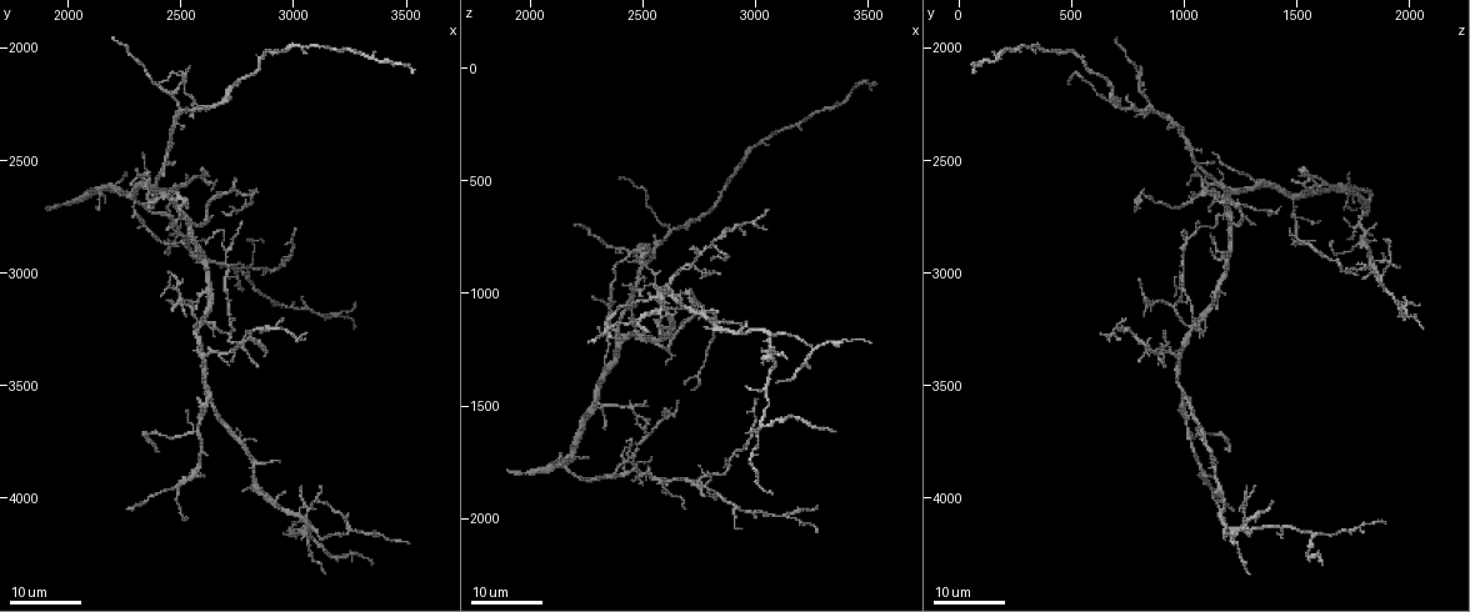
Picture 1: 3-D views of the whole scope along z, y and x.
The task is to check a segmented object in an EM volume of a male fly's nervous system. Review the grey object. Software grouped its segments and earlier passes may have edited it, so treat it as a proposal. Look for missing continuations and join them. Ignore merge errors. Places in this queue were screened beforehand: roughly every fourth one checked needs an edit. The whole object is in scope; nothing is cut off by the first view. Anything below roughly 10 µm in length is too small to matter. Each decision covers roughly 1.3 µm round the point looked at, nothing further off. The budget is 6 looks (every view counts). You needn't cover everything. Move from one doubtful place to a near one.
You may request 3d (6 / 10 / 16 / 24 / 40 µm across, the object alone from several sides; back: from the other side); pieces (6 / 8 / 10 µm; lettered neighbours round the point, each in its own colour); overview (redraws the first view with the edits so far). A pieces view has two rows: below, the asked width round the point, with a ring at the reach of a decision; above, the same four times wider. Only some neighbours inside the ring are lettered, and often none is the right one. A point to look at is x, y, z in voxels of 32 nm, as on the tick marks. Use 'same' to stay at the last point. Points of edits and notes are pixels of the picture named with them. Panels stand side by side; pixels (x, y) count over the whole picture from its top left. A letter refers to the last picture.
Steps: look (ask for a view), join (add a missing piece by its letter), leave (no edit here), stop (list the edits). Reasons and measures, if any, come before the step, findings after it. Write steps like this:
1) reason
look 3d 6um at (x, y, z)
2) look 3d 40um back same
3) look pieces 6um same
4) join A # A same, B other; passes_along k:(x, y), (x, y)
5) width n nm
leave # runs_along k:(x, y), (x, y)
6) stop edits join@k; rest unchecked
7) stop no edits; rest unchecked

end of a long branch
look 3d 24um at (2490, 2720, 780)

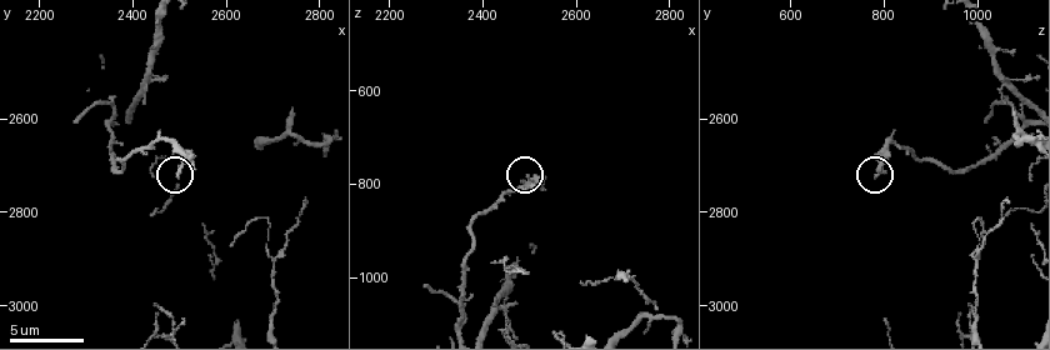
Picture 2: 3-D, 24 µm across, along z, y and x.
look pieces 8um at (2500, 2720, 780)

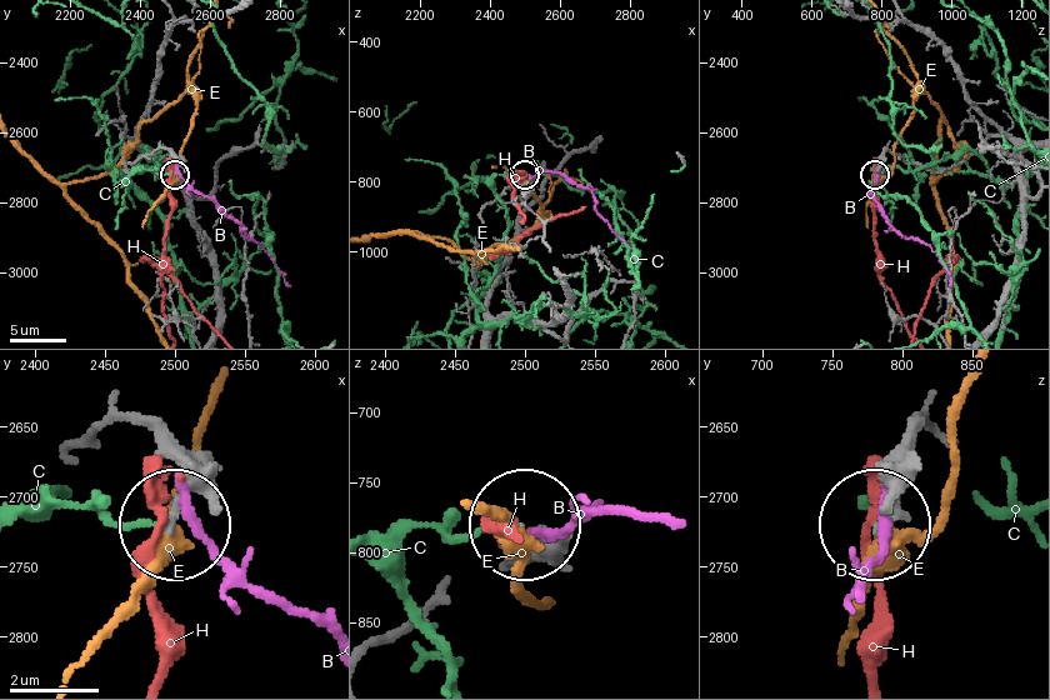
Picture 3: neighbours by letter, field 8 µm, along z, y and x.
leave # B other, C other, E other, H other; runs_along 3:(85, 445), (119, 419), (141, 426), (181, 471), (175, 524); no lettered piece goes on from it

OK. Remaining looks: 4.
look pieces 10um at (2740, 2580, 1075)

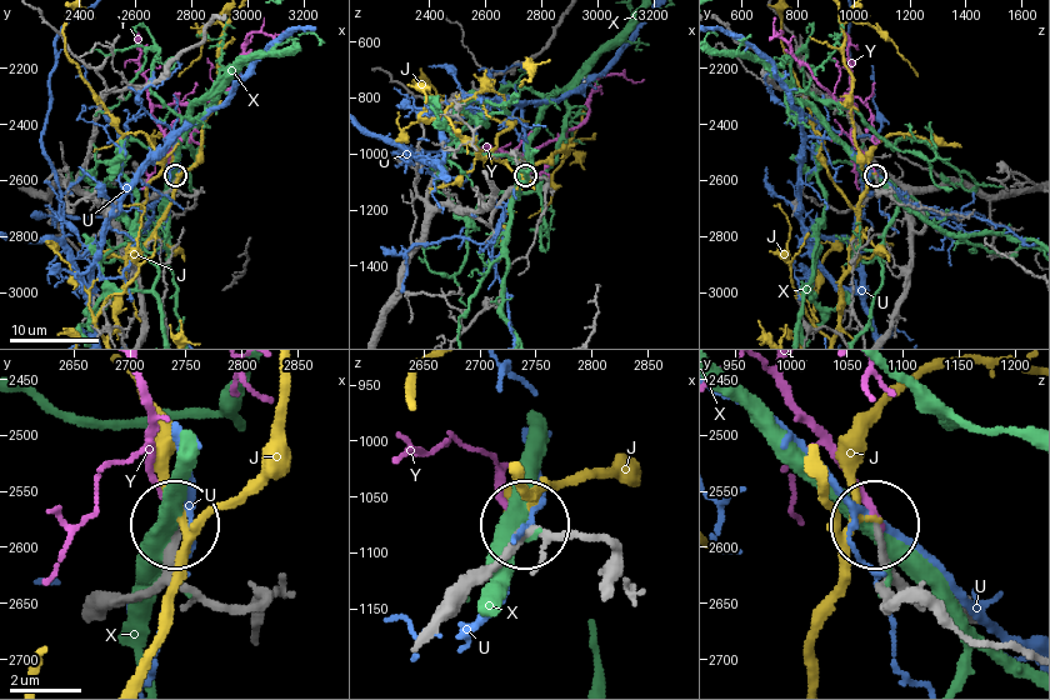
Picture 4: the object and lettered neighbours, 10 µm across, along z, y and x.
width 200 nm
join Y # J other, U other, X other, Y same; the cell continues

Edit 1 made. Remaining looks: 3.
see it whole again
look overview

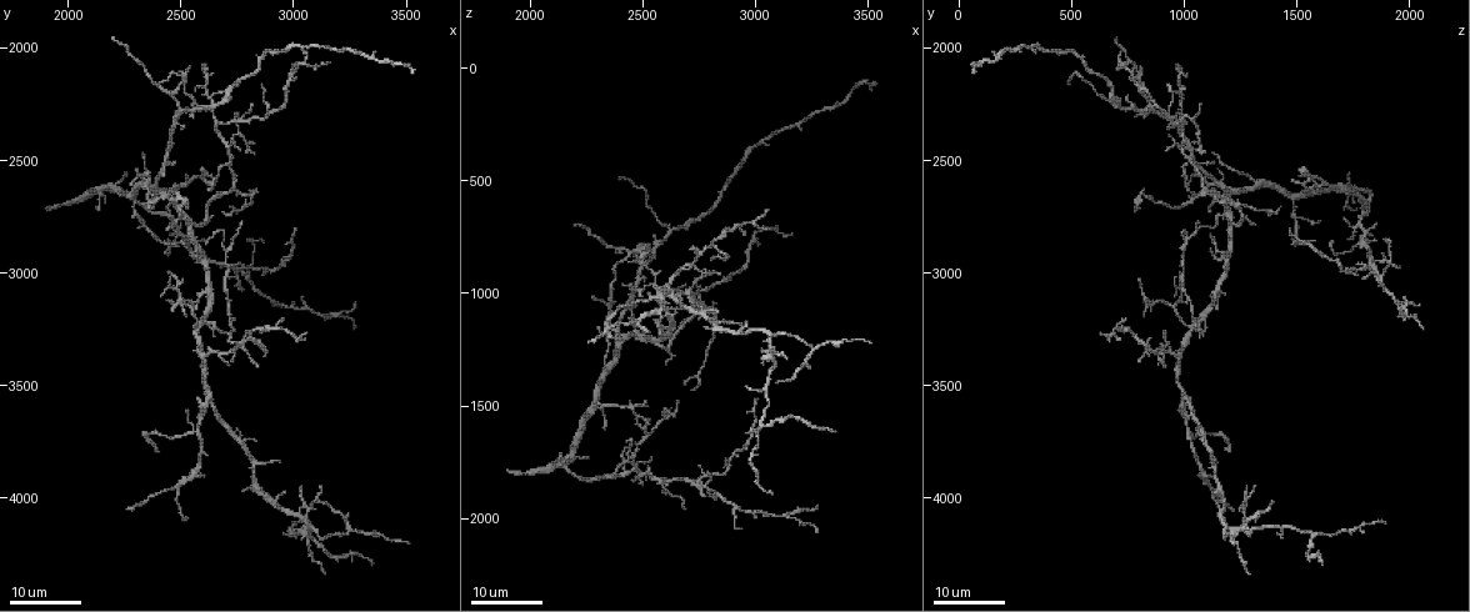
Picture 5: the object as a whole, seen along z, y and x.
tapers out
look 3d 24um at (2660, 2600, 1480)

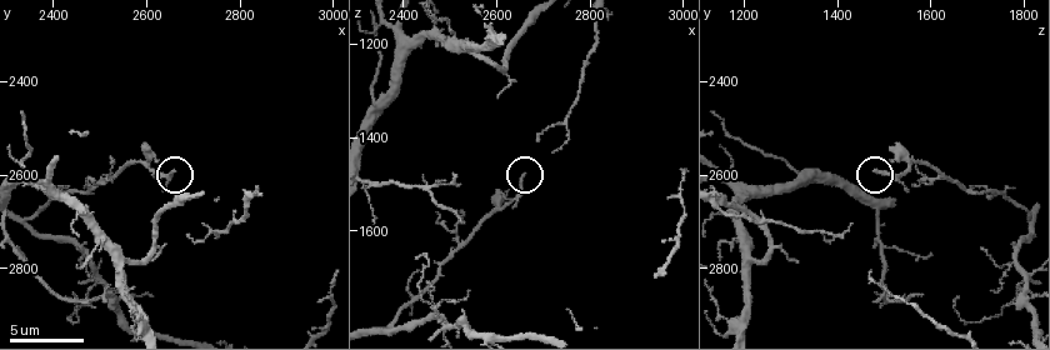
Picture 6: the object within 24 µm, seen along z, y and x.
what lies round it
look pieces 8um at (2660, 2595, 1480)

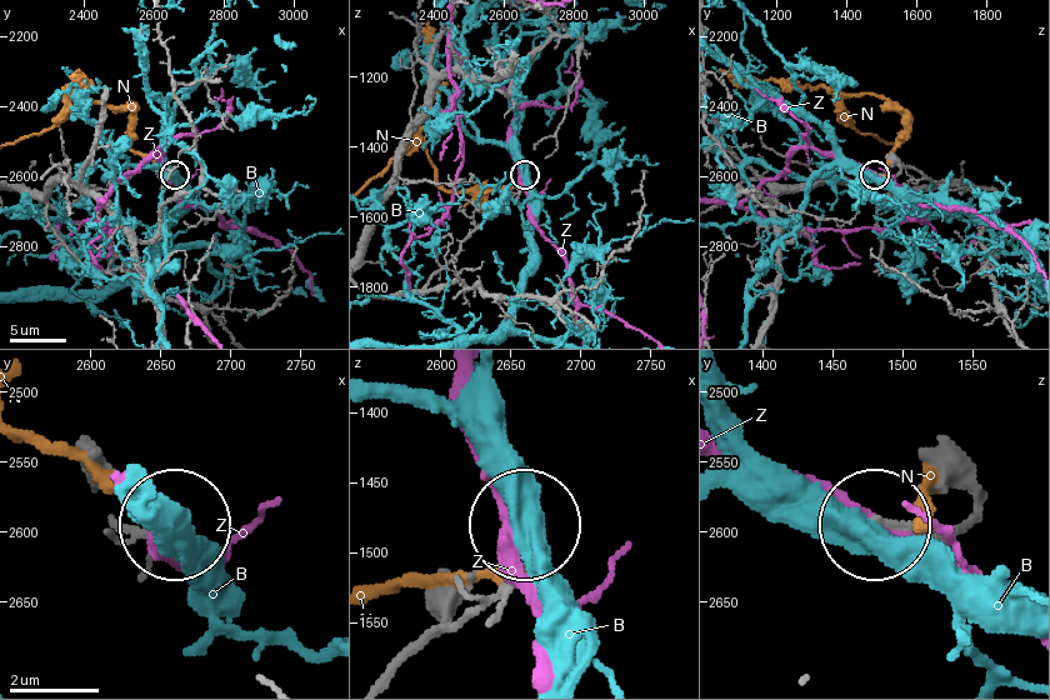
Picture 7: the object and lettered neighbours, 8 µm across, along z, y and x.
width 140 nm
leave # B other, N other, Z other; none of them fits

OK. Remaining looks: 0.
stop edits join@4; rest unchecked

